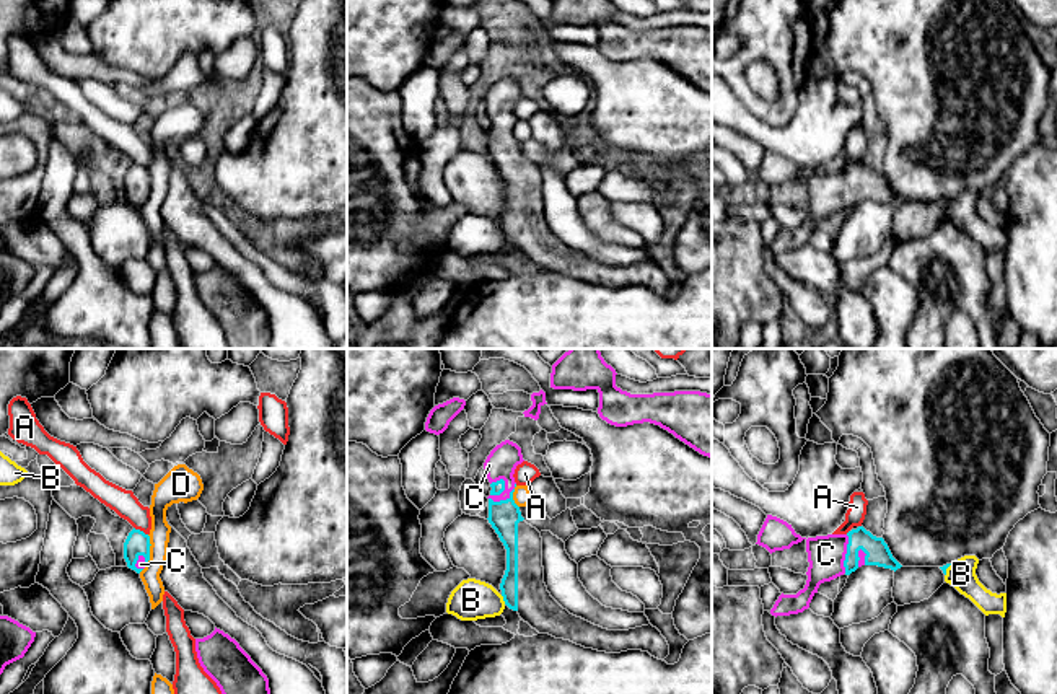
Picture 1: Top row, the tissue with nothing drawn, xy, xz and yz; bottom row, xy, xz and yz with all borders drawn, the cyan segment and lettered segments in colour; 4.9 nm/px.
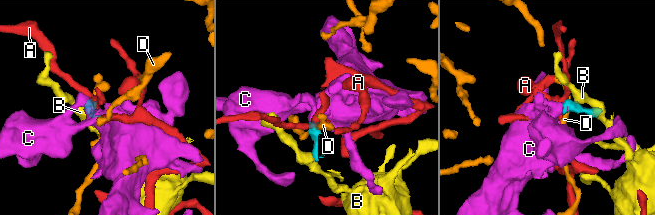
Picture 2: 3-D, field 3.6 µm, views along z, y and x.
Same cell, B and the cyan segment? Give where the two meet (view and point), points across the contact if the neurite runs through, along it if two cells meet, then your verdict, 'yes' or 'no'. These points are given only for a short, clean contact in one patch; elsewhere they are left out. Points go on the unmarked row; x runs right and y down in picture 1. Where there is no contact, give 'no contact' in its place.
xz (504, 235) | along xz (500, 230), (505, 238) | no

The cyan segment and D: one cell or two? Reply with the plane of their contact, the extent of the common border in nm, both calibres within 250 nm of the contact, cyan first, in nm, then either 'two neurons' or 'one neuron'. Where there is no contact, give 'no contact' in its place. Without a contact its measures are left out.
contact in xy; length 150 nm; calibres 120 and 100 nm; two neurons

